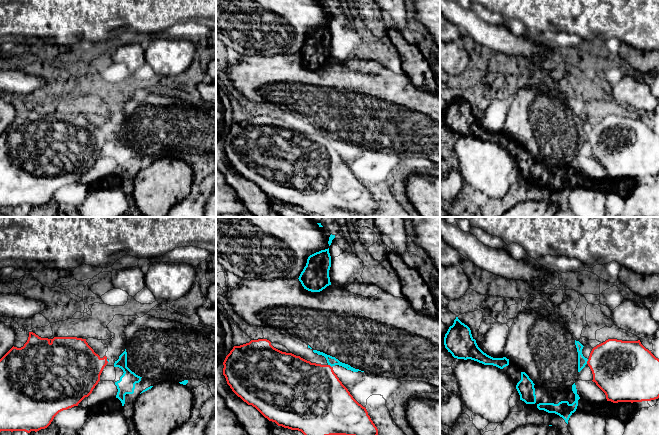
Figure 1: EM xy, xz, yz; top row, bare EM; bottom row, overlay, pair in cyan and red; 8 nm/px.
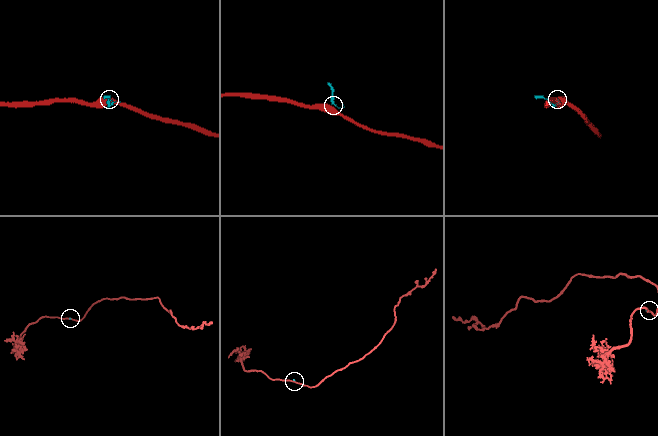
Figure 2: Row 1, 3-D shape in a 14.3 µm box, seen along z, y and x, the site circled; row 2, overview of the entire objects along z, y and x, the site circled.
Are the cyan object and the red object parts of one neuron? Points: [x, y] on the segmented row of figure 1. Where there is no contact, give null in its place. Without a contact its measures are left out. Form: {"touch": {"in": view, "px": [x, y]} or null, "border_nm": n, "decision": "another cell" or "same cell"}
{"touch": {"in": "yz", "px": [587, 360]}, "border_nm": 40, "decision": "another cell"}

